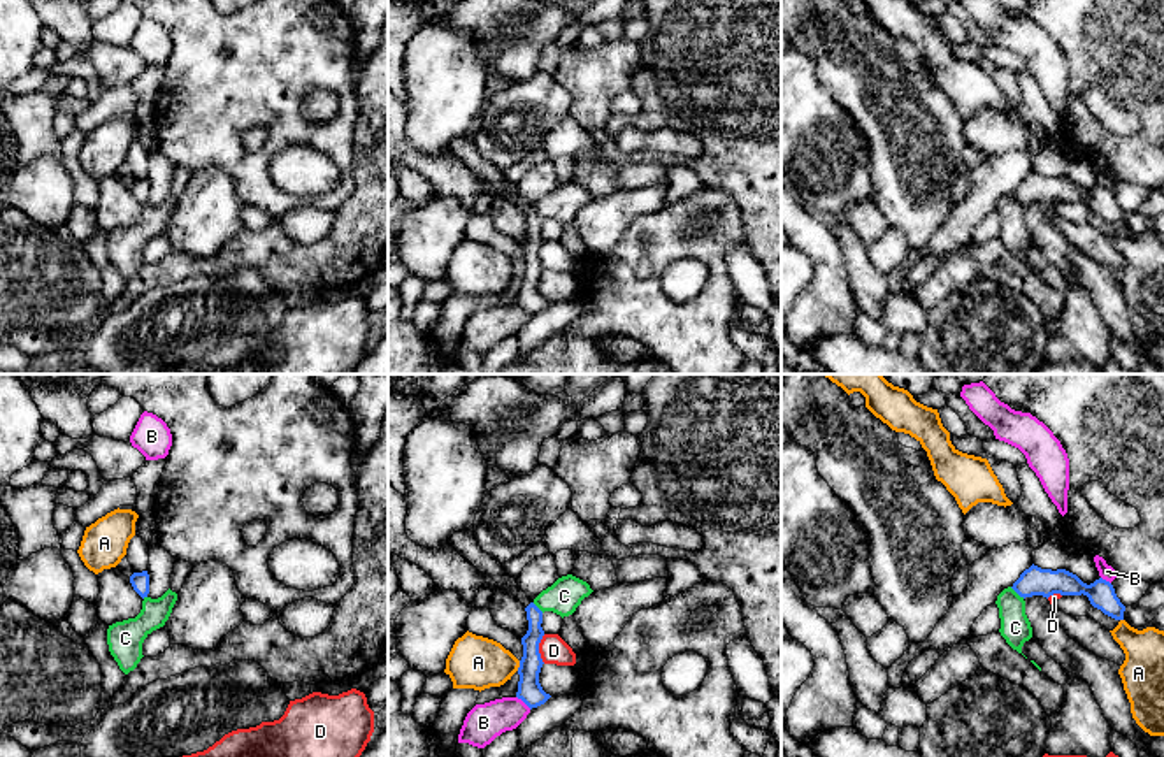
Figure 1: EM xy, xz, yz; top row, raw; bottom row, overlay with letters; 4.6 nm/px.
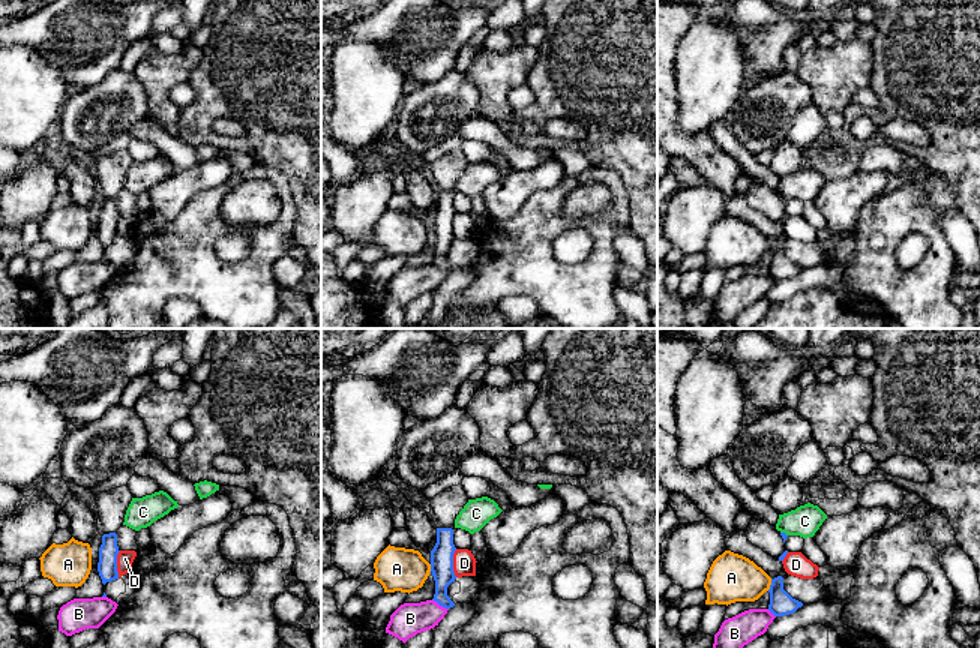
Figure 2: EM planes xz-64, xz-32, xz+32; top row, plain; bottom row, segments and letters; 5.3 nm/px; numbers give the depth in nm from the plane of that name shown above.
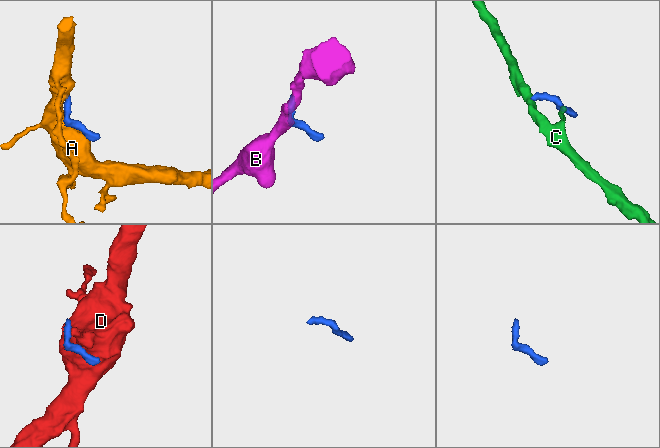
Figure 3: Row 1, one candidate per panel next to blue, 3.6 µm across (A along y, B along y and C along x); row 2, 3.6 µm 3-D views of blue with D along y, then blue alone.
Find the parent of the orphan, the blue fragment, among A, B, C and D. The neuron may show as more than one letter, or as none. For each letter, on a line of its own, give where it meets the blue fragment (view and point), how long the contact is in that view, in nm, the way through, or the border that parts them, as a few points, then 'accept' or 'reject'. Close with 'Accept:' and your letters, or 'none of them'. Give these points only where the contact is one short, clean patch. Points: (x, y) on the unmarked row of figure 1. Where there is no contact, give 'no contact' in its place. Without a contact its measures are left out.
A: meets blue in xz at (520, 273); contact 50 nm long; reject
B: meets blue in xz at (524, 308); contact 90 nm long; border along xz (517, 302), (531, 315); reject
C: meets blue in yz at (1017, 199); contact 90 nm long; border along yz (1010, 194), (1024, 204); reject
D: meets blue in xz at (538, 255); contact 140 nm long; border along xz (545, 241), (539, 250), (543, 269); reject
Accept: none of them

